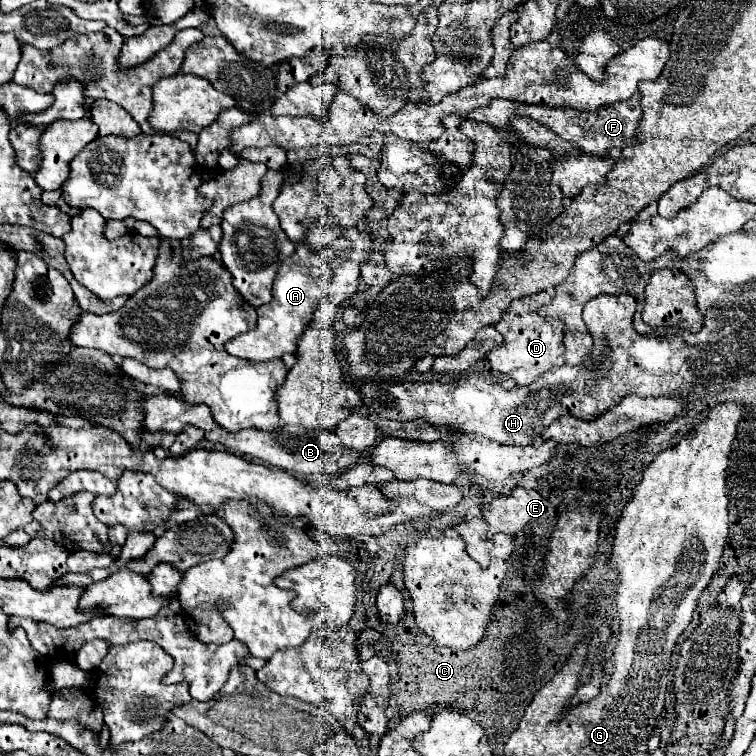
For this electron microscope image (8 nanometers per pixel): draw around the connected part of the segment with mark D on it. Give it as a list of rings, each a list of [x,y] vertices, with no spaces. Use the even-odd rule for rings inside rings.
[[[543,290],[537,292],[535,296],[526,296],[518,300],[513,300],[509,310],[503,314],[501,322],[491,325],[499,332],[504,341],[492,347],[485,358],[493,370],[495,376],[489,382],[498,383],[504,387],[512,388],[512,385],[529,386],[533,380],[537,380],[541,374],[549,372],[555,366],[563,366],[563,324],[559,320],[551,318],[541,318],[539,308],[549,304],[553,294]]]

